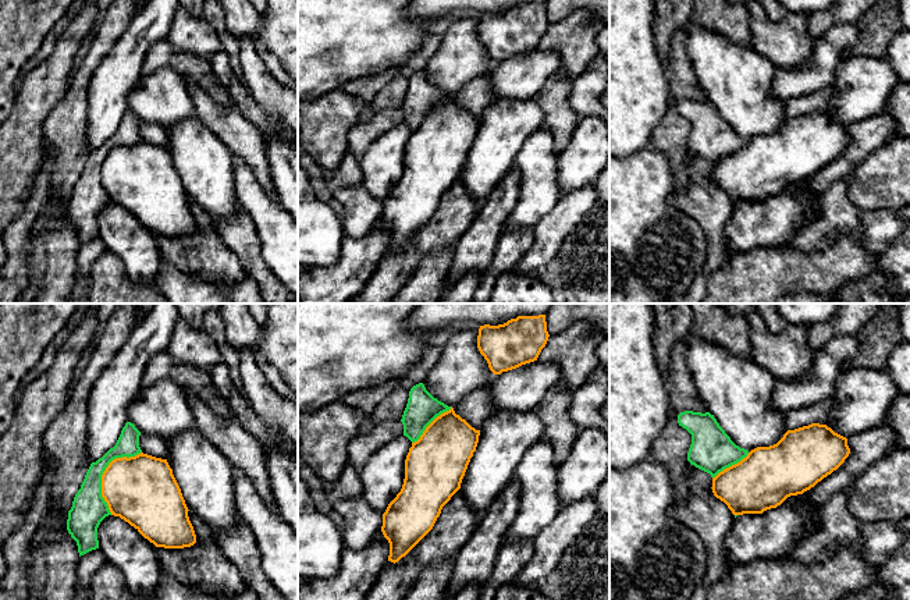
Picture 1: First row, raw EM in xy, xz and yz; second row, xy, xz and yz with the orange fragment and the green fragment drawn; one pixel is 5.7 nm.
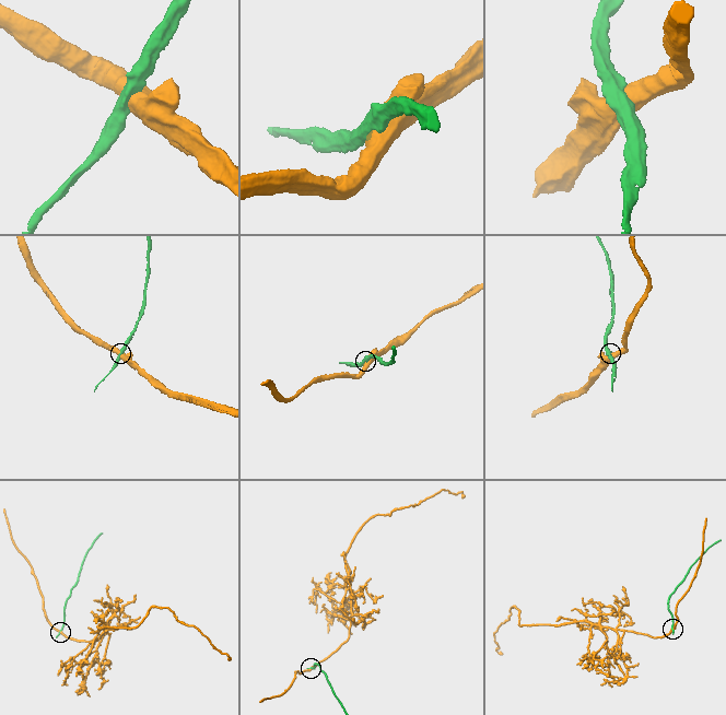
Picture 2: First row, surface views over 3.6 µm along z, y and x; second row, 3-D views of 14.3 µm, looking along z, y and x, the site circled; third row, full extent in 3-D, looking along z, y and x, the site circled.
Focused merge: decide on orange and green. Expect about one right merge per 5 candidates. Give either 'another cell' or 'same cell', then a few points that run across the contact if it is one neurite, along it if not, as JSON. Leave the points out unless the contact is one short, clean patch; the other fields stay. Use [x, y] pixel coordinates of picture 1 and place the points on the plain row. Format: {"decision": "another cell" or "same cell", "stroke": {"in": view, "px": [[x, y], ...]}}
{"decision": "another cell"}

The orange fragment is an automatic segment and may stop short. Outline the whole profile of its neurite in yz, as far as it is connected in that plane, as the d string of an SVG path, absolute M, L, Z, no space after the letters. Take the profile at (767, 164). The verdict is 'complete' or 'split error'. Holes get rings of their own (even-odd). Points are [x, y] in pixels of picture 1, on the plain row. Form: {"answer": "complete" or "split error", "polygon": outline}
{"answer": "complete", "polygon": "M811 111L788 118L774 134L751 138L740 150L712 166L712 181L733 203L763 202L776 196L788 185L803 182L836 159L849 145L847 127L827 113Z"}

